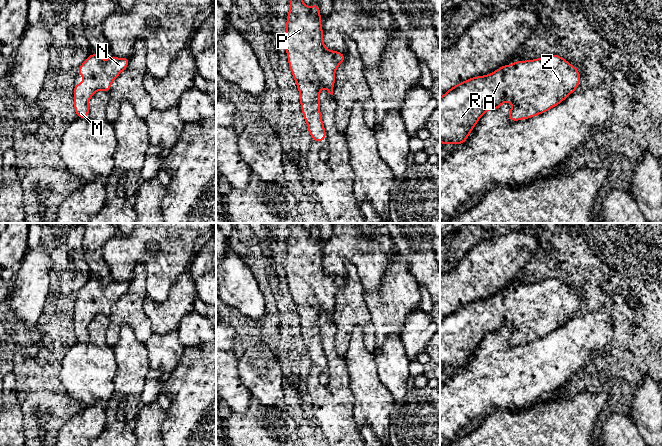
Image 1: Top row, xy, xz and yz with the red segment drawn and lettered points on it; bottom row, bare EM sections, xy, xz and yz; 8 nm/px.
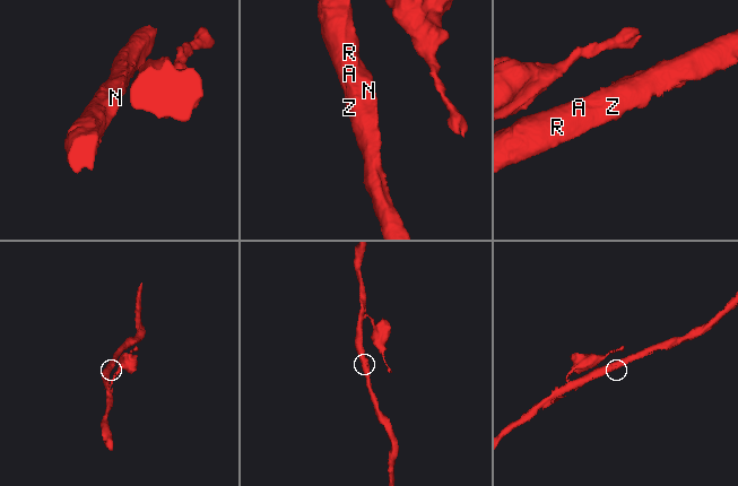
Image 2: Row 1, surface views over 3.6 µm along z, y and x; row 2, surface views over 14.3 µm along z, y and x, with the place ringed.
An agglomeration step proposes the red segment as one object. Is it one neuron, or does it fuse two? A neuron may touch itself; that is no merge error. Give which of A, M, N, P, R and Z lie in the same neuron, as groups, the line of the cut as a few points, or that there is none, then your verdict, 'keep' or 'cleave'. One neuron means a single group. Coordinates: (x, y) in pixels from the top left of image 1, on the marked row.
A M N P R Z; no cut; keep

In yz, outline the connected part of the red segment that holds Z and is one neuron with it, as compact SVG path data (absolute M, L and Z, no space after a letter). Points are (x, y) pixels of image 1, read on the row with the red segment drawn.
M547 55L534 60L517 60L488 75L460 82L440 97L440 143L463 144L486 111L496 110L507 101L512 103L510 121L545 113L571 95L580 81L579 69L560 55Z

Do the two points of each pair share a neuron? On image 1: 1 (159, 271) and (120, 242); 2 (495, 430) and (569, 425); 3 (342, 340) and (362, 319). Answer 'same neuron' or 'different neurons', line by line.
1: same neuron
2: same neuron
3: same neuron

